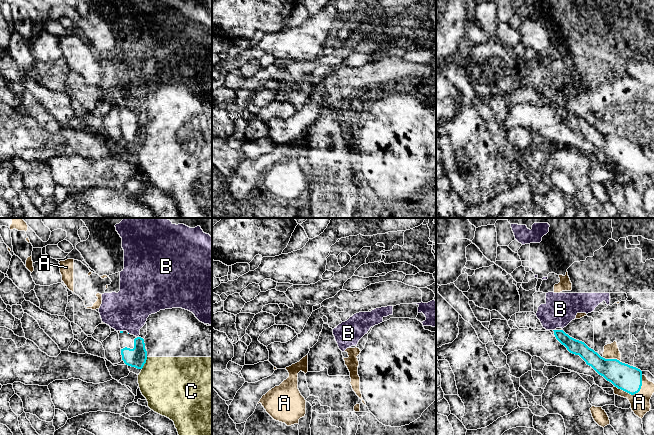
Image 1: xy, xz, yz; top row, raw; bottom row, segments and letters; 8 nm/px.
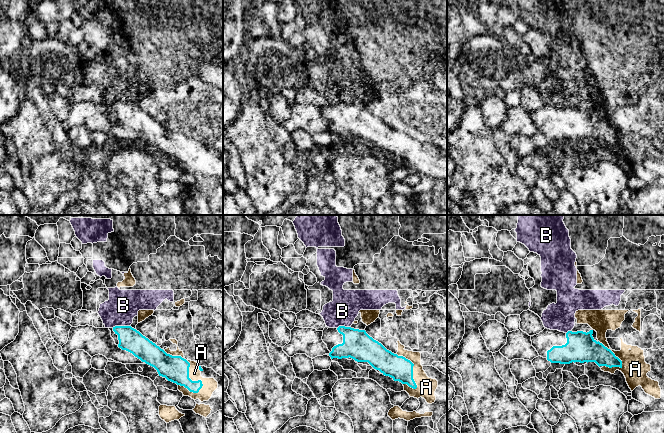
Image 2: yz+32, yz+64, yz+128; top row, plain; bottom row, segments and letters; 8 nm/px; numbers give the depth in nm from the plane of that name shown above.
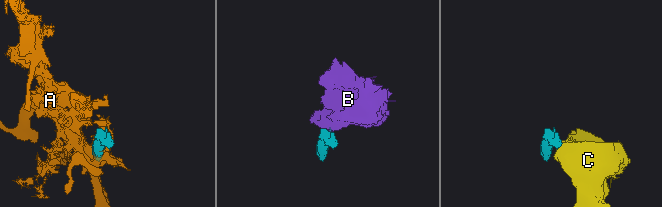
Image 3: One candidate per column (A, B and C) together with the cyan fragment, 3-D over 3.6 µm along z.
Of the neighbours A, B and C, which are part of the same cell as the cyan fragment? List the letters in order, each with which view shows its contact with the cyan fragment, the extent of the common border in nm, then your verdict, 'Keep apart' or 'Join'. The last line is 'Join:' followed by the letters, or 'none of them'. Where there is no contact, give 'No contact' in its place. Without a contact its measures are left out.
A: Touches cyan in yz. Shared border 240 nm. Keep apart
B: Touches cyan in xy. Shared border 30 nm. Keep apart
C: Touches cyan in xy. Shared border 110 nm. Keep apart
Join: none of them

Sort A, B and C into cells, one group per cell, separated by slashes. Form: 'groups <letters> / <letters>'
groups A / B / C

